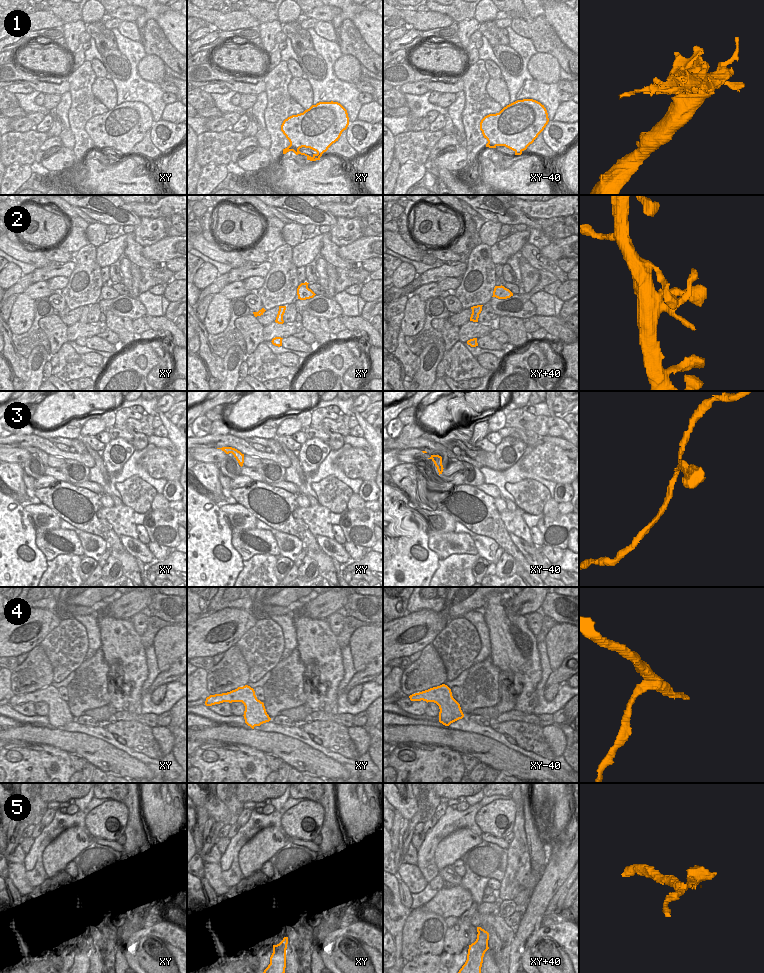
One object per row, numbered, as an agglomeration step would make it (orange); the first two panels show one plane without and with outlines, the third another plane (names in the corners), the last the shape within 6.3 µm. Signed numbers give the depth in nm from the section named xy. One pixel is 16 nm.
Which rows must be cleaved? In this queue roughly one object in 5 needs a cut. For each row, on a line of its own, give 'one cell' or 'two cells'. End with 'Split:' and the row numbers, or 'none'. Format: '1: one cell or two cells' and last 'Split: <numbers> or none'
1: two cells
2: one cell
3: two cells
4: one cell
5: two cells
Split: 1, 3, 5

